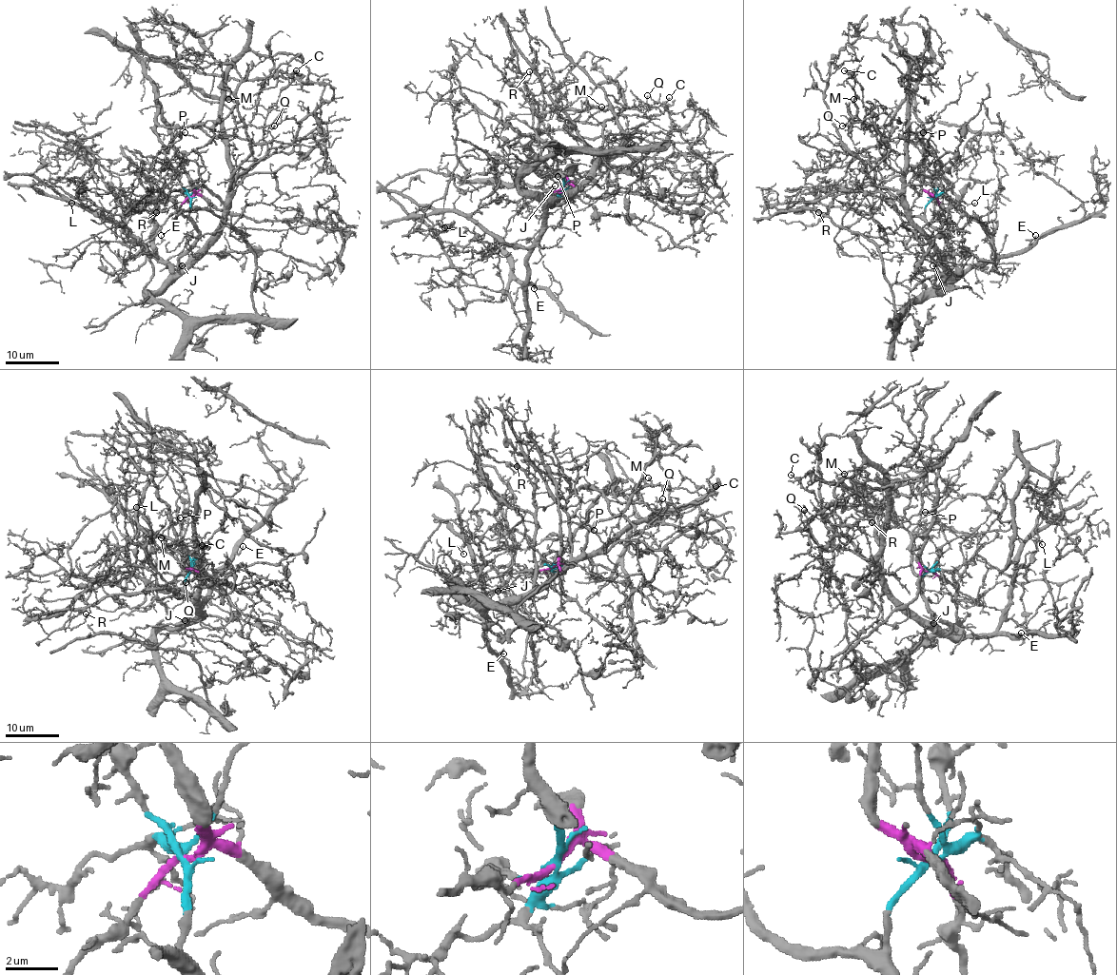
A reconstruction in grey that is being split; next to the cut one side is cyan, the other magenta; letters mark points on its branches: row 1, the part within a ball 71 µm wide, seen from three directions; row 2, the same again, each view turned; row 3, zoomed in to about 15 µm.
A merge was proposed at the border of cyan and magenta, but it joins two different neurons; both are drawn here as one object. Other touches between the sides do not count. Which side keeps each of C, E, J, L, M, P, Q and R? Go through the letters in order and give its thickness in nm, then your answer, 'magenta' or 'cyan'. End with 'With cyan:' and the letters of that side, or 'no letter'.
C: 120 nm thick; magenta
E: 140 nm thick; cyan
J: 120 nm thick; cyan
L: 110 nm thick; cyan
M: 160 nm thick; magenta
P: 110 nm thick; magenta
Q: 100 nm thick; magenta
R: 110 nm thick; cyan
With cyan: E, J, L, R

